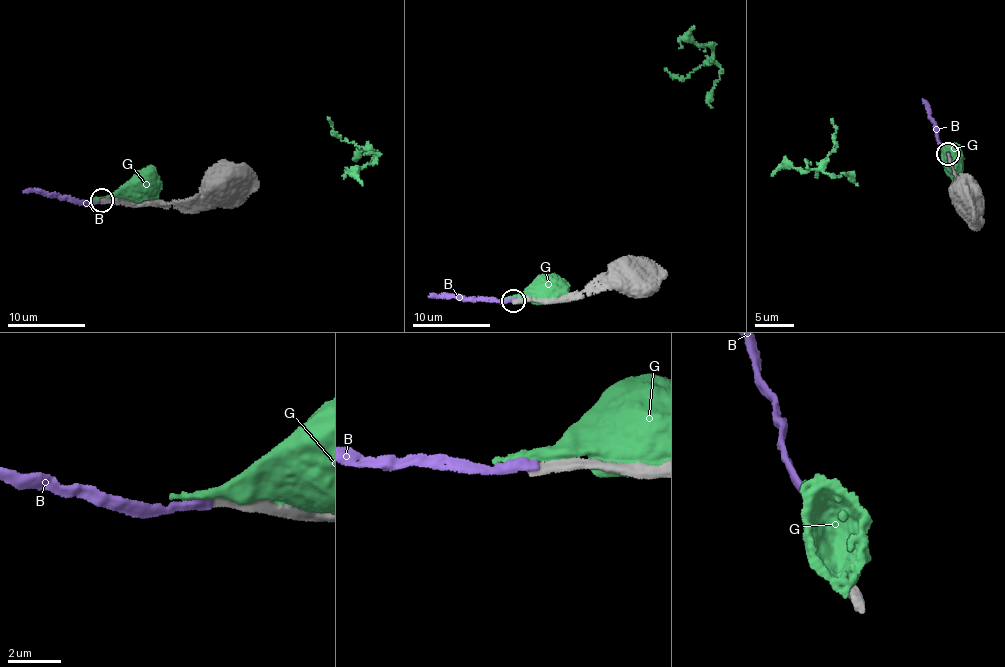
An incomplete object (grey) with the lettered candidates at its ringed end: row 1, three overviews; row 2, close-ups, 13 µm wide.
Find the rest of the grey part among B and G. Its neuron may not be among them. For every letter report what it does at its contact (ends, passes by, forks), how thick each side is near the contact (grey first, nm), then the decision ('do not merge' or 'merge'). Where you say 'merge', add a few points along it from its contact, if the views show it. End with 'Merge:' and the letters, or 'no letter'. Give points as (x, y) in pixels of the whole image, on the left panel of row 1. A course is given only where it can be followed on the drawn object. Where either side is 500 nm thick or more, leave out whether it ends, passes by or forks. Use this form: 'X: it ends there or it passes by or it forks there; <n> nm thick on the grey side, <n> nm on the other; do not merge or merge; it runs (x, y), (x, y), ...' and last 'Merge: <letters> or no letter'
B: it ends there; 360 nm thick on the grey side, 400 nm on the other; do not merge
G: 340 nm thick on the grey side, 550 nm on the other; do not merge
Merge: no letter

